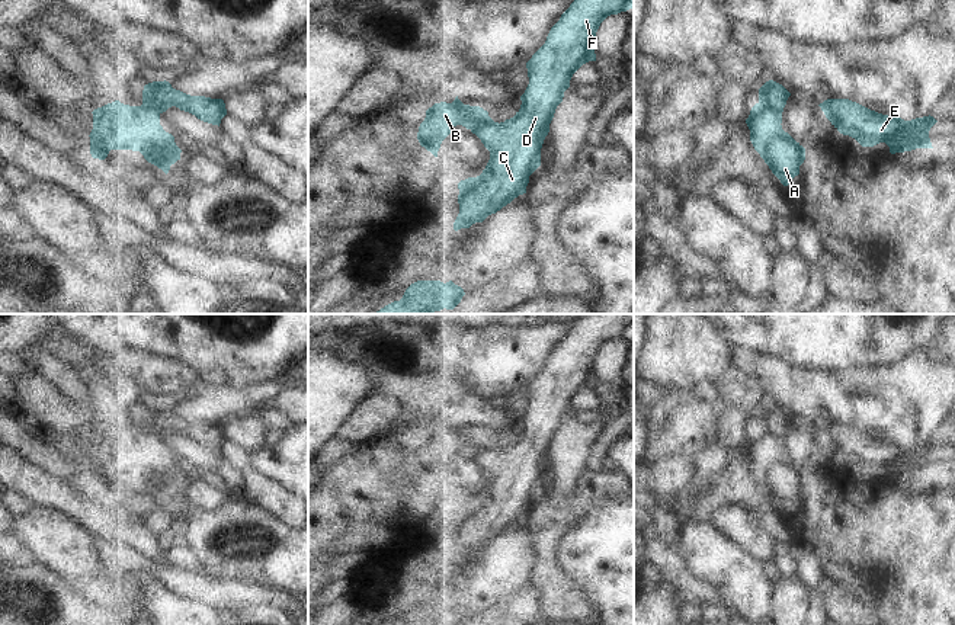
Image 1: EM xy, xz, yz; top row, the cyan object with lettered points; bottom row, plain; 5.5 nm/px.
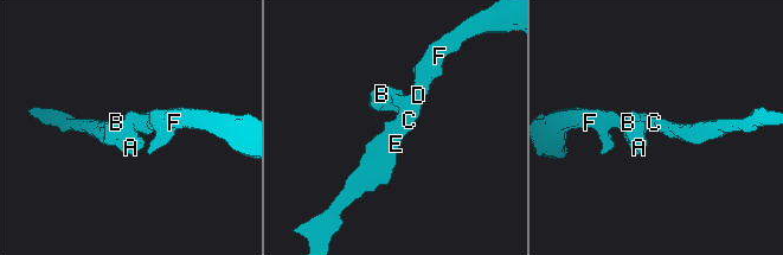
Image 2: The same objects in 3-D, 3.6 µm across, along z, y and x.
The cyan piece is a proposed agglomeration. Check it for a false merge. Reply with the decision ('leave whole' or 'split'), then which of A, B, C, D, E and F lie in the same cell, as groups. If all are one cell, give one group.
split; A B / C D E F

